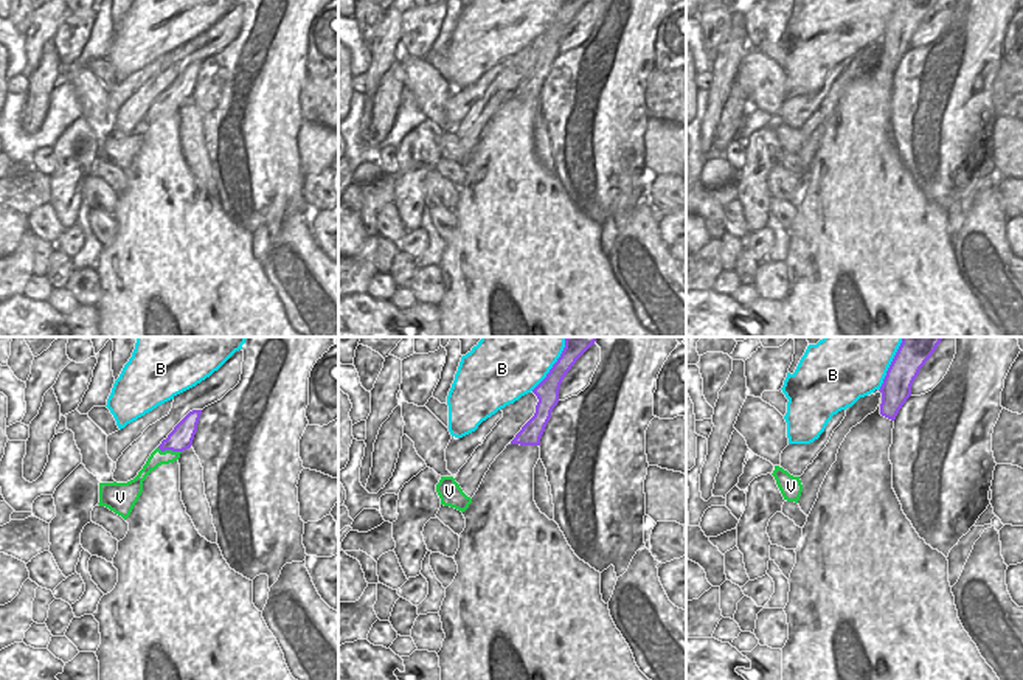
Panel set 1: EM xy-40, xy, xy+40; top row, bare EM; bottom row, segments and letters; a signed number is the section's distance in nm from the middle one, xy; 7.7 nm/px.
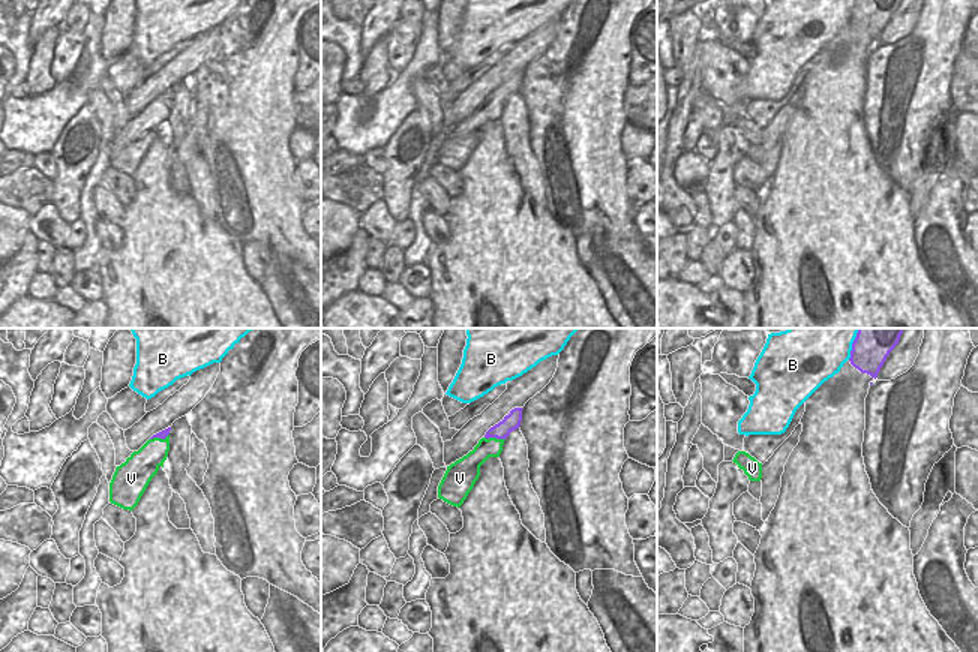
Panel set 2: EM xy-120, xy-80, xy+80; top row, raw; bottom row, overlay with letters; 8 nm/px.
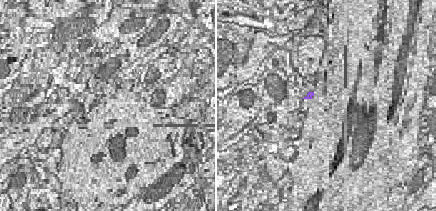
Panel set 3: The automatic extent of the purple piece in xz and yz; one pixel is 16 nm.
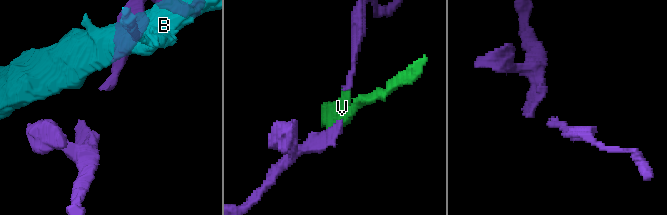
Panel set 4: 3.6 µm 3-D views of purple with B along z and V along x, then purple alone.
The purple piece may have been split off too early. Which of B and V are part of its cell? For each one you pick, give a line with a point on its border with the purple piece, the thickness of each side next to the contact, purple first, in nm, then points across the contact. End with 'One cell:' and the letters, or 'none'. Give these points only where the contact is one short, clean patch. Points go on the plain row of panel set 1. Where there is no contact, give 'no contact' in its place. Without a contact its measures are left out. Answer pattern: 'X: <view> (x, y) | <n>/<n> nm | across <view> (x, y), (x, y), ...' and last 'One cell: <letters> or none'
One cell: none

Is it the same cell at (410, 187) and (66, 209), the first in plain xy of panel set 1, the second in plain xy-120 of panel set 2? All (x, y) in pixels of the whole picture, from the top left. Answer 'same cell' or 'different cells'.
same cell

